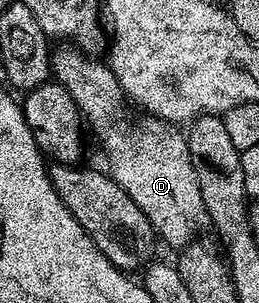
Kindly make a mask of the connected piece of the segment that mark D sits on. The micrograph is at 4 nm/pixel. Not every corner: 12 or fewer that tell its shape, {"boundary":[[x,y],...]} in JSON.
{"boundary":[[74,46],[50,57],[98,135],[108,175],[161,243],[210,223],[185,135],[121,116],[109,63]]}

